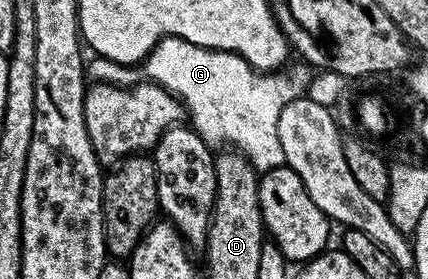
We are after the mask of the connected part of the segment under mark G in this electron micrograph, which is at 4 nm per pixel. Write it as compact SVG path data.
M164 37L140 63L142 77L156 85L163 85L182 102L188 114L189 124L211 147L233 147L259 171L280 169L286 165L284 147L280 147L280 111L297 97L309 94L315 68L305 63L287 64L273 71L252 68L239 53L223 49L205 49L196 43L188 43L179 37Z

